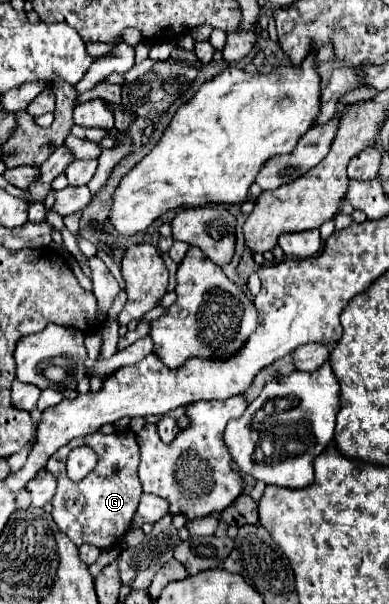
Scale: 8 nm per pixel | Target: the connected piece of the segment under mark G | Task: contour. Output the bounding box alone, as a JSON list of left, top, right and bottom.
[46,430,142,550]

